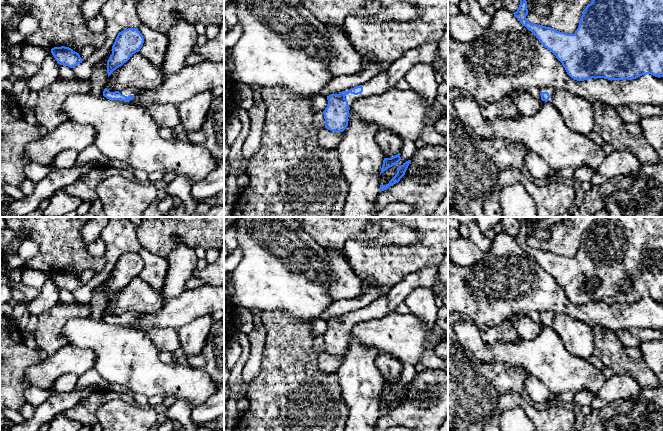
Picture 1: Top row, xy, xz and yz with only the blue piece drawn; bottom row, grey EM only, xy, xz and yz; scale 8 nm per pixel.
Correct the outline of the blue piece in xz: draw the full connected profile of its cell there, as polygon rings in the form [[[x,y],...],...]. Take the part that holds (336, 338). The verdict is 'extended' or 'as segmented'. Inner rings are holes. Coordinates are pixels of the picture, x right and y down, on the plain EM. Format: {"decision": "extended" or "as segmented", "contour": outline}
{"decision": "extended", "contour": [[[382,295],[362,309],[327,320],[328,328],[323,335],[325,352],[343,356],[348,350],[349,334],[356,324],[383,318],[389,313],[388,297]]]}

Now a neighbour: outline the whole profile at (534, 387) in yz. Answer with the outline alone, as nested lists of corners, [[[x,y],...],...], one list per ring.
[[[531,375],[527,377],[524,387],[531,399],[537,402],[545,402],[550,395],[548,388],[538,378]]]

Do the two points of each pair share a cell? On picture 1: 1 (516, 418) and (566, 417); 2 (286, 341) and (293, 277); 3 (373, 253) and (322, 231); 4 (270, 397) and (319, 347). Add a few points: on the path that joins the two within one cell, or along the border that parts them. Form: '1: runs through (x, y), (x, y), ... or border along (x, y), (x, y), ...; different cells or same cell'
1: border along (507, 410), (521, 409), (533, 420); different cells
2: border along (266, 310), (285, 310), (292, 317), (311, 323); different cells
3: border along (359, 235), (345, 243), (345, 258); different cells
4: border along (313, 338), (313, 349), (319, 354); different cells

